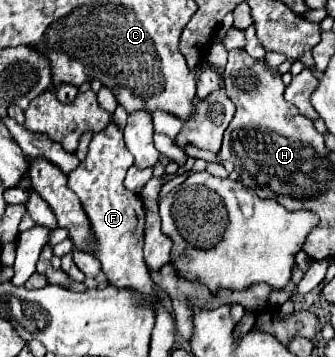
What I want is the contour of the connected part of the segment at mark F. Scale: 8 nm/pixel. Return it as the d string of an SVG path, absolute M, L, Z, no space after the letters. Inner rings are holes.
M111 122L105 132L93 136L87 158L69 174L69 188L79 196L81 206L89 218L93 232L91 252L95 258L99 258L109 284L135 288L151 298L157 298L153 280L143 260L145 208L139 196L123 186L125 172L131 164L133 156L123 142L123 132Z

